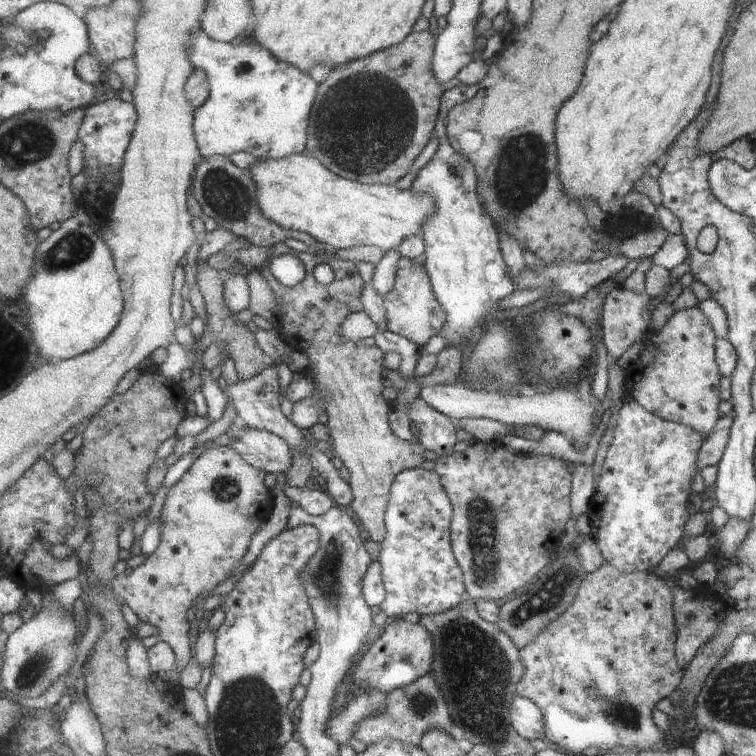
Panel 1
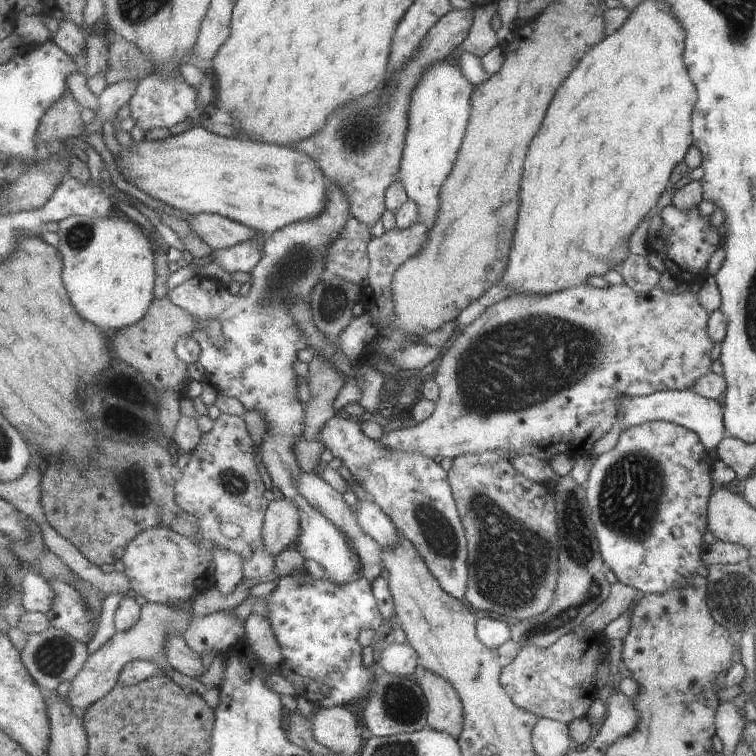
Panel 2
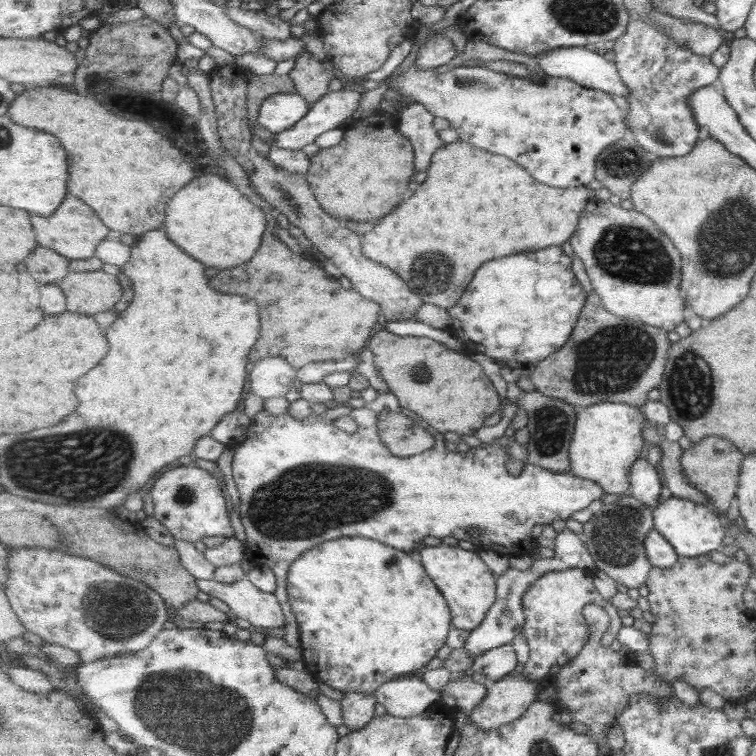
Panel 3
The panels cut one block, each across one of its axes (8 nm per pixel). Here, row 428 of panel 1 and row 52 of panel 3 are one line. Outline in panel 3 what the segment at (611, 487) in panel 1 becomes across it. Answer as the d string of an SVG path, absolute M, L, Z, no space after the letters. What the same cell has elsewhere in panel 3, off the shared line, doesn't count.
M628 19L624 35L615 41L613 51L615 52L613 61L628 88L626 96L628 108L624 119L626 128L631 130L633 141L643 151L653 154L656 158L677 158L688 155L699 134L699 127L688 105L688 96L702 86L716 85L720 69L706 56L693 54L687 47L680 46L676 40L664 33L660 24L647 21Z

